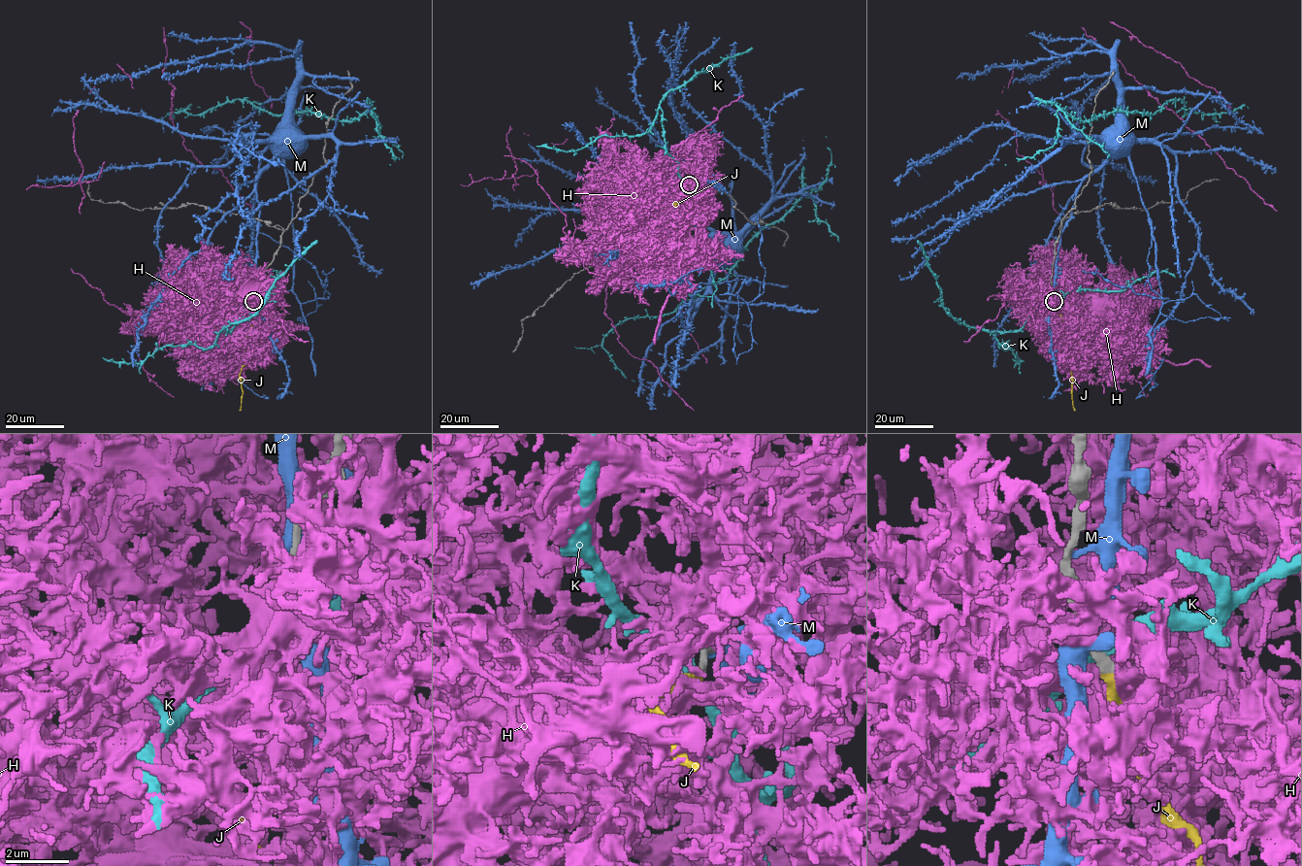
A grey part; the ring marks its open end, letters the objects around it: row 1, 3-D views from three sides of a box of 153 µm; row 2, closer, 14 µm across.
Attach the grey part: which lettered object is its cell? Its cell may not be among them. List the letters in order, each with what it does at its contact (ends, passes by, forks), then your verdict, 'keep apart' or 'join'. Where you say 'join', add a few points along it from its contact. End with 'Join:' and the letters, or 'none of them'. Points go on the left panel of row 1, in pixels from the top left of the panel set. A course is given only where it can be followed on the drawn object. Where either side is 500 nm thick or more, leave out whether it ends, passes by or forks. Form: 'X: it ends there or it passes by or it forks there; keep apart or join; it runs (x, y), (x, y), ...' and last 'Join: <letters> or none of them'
H: it forks there; keep apart
J: it ends there; join
K: it passes by; keep apart
M: it ends there; keep apart
Join: J

